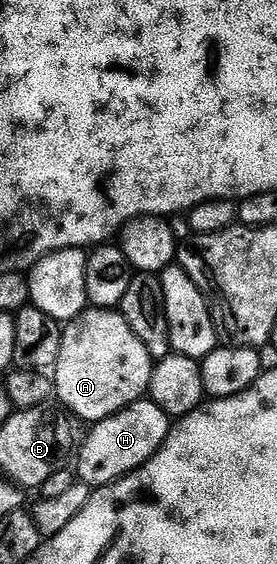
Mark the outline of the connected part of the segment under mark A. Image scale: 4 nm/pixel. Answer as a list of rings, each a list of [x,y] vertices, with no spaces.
[[[88,307],[62,329],[59,341],[61,354],[53,369],[55,394],[72,417],[104,420],[148,395],[153,361],[141,338],[129,330],[122,312]]]

